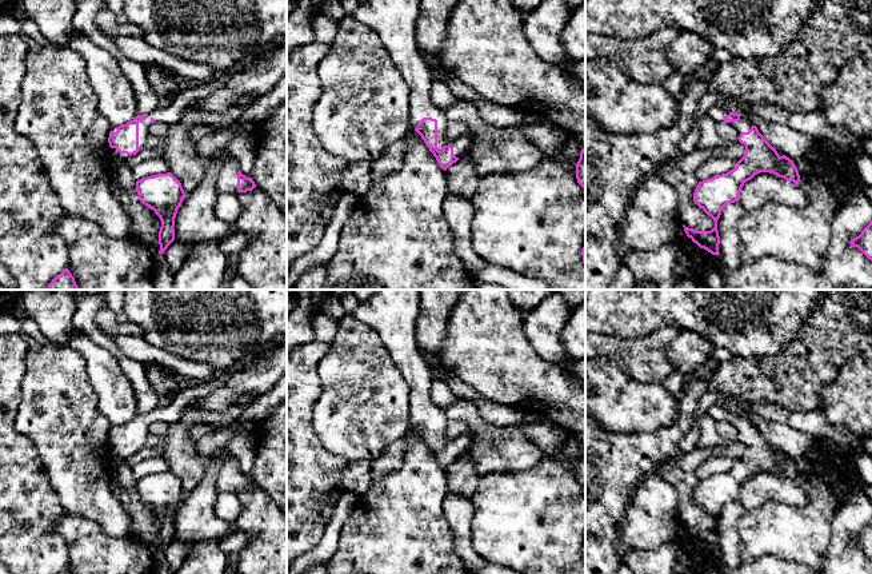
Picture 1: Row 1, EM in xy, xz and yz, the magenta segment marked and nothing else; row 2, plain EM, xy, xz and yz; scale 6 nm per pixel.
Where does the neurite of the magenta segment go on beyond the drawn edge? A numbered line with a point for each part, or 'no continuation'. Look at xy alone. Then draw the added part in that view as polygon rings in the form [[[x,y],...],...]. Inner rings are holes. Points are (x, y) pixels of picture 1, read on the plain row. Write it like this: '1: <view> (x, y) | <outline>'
1: xy (170, 413) | [[[231,371],[216,374],[207,382],[199,382],[192,387],[181,388],[171,403],[157,406],[152,411],[144,414],[144,419],[139,422],[139,449],[143,449],[149,441],[148,428],[152,423],[152,416],[155,422],[164,422],[168,424],[176,422],[191,402],[204,398],[225,384],[231,375]]]
2: xy (227, 481) | [[[235,457],[227,459],[223,465],[217,482],[216,489],[219,493],[232,493],[237,494],[237,471],[240,470],[240,465]]]

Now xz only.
1: xz (392, 314) | [[[375,290],[365,302],[357,303],[351,314],[359,322],[371,326],[388,348],[411,387],[409,427],[416,427],[423,416],[437,419],[437,449],[453,446],[456,457],[471,446],[469,428],[457,438],[447,437],[448,418],[445,410],[431,399],[431,384],[437,374],[431,358],[416,340],[419,315],[419,290]]]

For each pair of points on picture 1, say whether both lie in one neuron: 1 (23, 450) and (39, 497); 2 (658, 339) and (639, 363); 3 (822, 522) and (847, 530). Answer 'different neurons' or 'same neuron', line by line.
1: same neuron
2: same neuron
3: different neurons

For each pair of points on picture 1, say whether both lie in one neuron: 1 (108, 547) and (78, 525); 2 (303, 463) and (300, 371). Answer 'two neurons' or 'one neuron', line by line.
1: one neuron
2: one neuron

